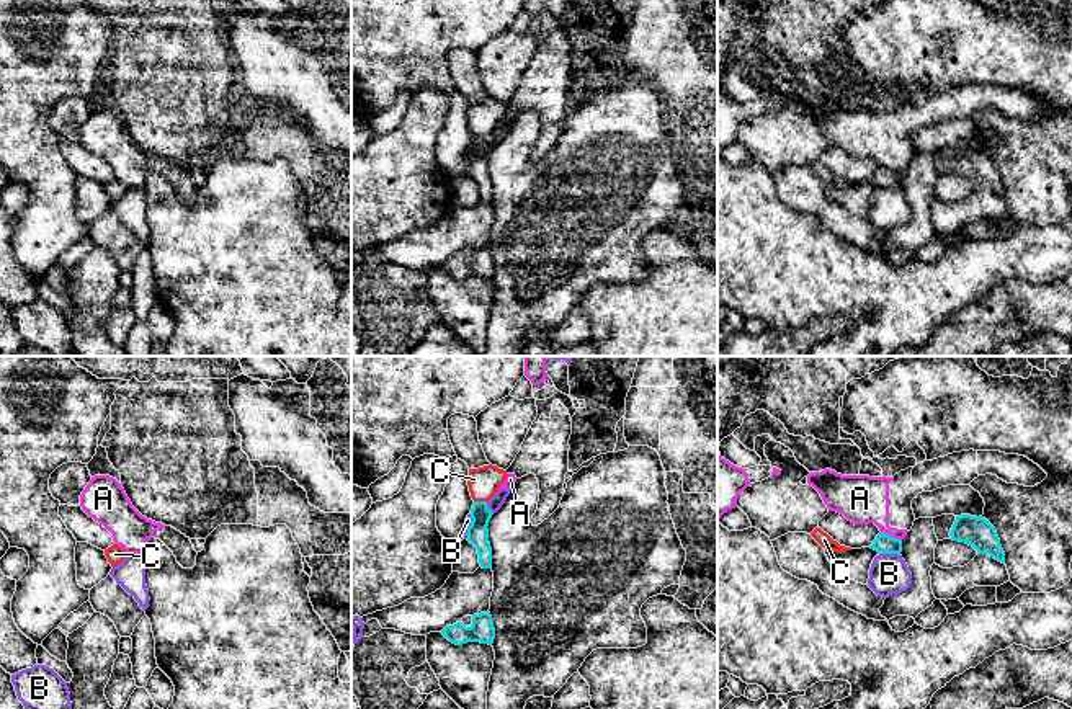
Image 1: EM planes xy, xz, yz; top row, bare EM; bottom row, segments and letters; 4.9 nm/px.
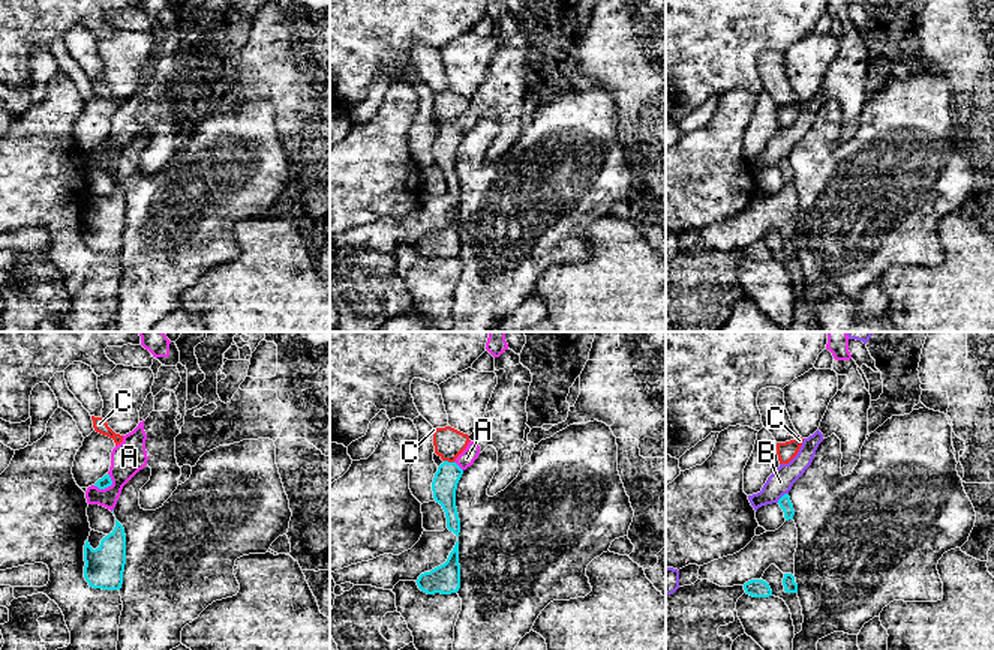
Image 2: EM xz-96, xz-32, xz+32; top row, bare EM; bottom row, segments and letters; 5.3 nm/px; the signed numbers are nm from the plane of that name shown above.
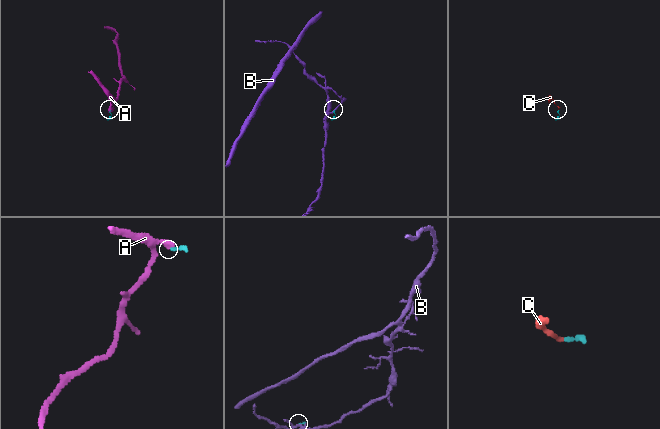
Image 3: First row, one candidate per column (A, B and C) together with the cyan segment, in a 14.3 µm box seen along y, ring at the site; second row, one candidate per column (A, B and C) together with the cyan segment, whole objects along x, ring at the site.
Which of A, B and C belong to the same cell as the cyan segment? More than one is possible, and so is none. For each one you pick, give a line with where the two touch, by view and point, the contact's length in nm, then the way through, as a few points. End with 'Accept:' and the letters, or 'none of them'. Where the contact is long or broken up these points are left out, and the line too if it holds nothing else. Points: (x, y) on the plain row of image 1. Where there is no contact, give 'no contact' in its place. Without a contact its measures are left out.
C: xz (481, 136) | 60 nm | across xz (477, 169), (481, 136), (484, 116)
Accept: C

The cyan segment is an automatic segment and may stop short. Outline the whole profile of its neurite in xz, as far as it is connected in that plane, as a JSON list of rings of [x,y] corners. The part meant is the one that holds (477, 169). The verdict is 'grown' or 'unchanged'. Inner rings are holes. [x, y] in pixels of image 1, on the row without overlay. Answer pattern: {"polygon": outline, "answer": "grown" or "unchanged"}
{"polygon": [[[492,98],[469,103],[467,119],[474,139],[469,147],[472,155],[467,162],[466,173],[477,183],[482,203],[492,203],[492,183],[487,160],[494,147],[489,144],[487,136],[498,126],[507,109],[507,105]]], "answer": "grown"}

